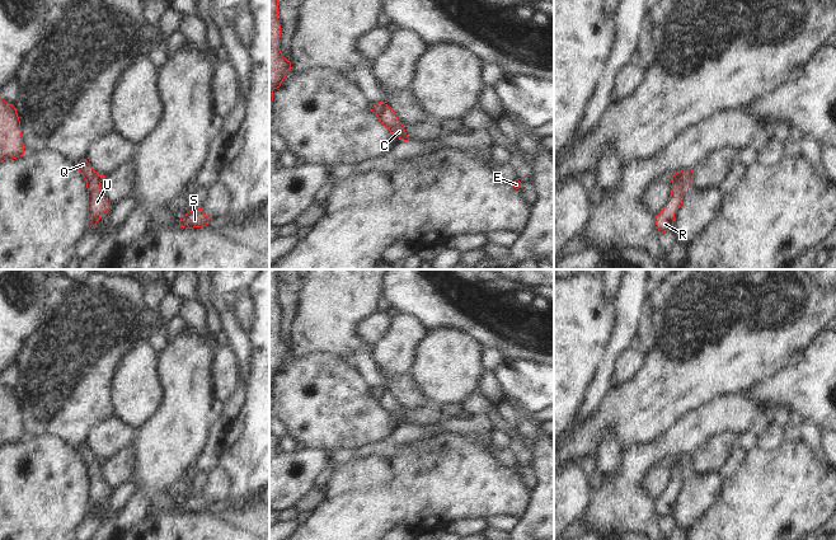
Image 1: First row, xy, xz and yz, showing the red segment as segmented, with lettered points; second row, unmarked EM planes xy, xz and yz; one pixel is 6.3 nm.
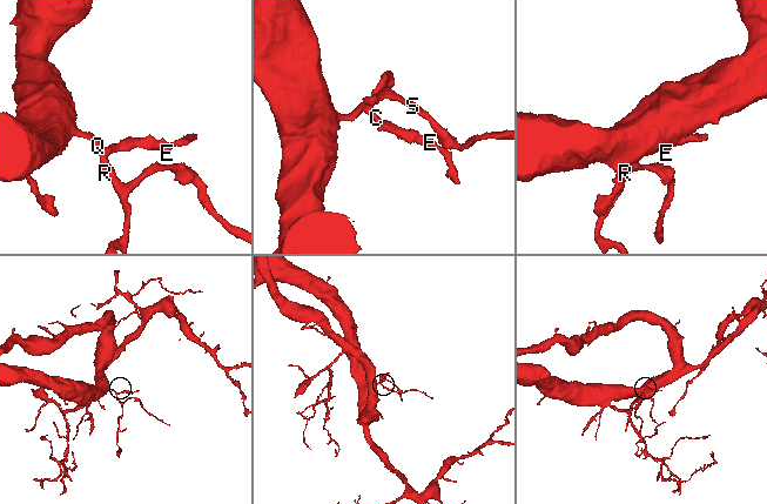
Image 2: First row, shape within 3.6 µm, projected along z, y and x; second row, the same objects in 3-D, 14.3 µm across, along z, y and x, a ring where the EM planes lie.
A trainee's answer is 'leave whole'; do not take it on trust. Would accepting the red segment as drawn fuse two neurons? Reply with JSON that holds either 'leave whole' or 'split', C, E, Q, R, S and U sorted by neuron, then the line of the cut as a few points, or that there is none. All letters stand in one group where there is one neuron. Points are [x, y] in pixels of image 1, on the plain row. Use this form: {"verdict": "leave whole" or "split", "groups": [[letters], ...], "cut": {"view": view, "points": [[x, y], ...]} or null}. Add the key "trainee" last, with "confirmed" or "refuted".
{"verdict": "split", "groups": [["C", "E"], ["Q", "R", "S", "U"]], "cut": {"view": "yz", "points": [[672, 461], [687, 473]]}, "trainee": "refuted"}

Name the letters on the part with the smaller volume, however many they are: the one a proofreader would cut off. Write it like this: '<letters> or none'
C, E

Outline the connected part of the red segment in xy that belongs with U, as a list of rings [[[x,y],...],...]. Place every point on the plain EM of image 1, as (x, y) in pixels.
[[[81,443],[76,451],[84,461],[88,473],[88,512],[95,513],[100,501],[104,497],[109,497],[112,490],[102,478],[98,457],[91,452],[88,445]]]

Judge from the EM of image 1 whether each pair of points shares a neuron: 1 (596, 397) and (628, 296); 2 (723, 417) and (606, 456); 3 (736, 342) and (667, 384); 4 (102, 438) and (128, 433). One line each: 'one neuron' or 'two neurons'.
1: one neuron
2: two neurons
3: one neuron
4: one neuron

